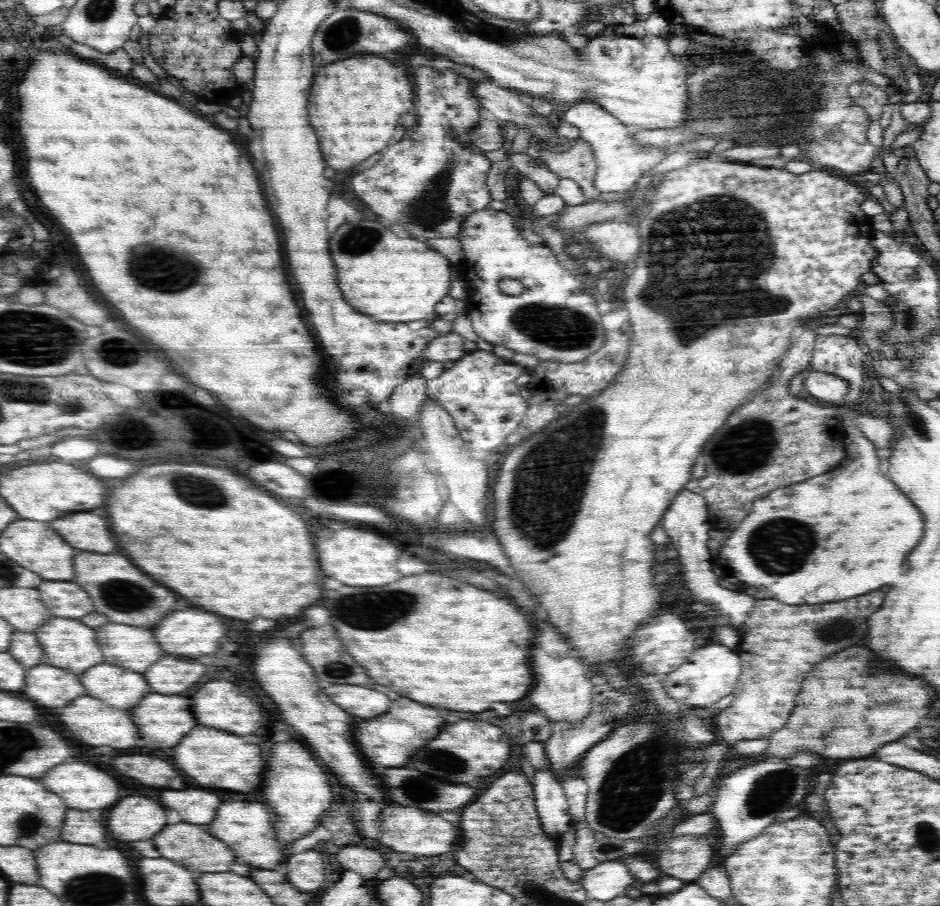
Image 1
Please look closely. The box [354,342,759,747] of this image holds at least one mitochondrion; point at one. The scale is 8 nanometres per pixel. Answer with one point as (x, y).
(550, 475)

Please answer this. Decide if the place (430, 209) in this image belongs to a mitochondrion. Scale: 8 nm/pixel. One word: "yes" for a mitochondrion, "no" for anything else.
yes

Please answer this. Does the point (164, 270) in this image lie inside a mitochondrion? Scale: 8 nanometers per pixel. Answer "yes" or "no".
yes

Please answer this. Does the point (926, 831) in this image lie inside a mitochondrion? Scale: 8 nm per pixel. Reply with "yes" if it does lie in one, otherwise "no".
yes

